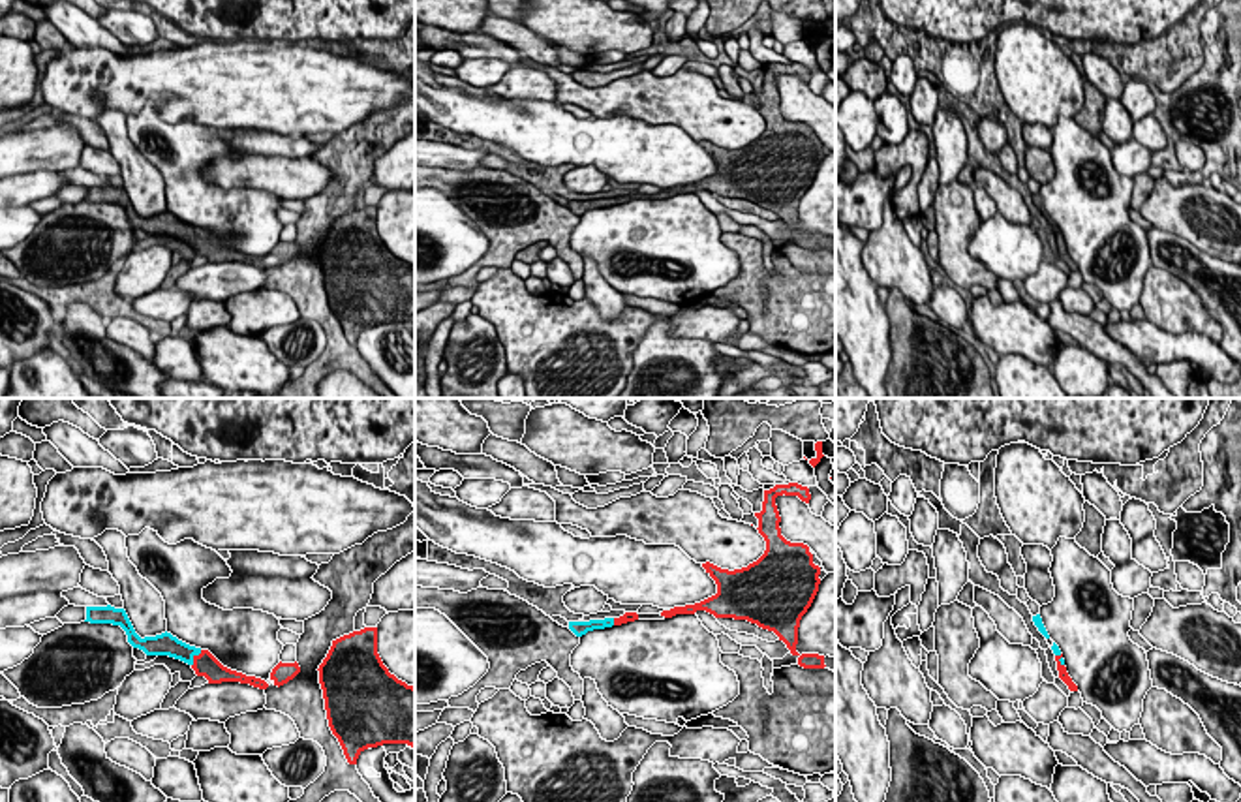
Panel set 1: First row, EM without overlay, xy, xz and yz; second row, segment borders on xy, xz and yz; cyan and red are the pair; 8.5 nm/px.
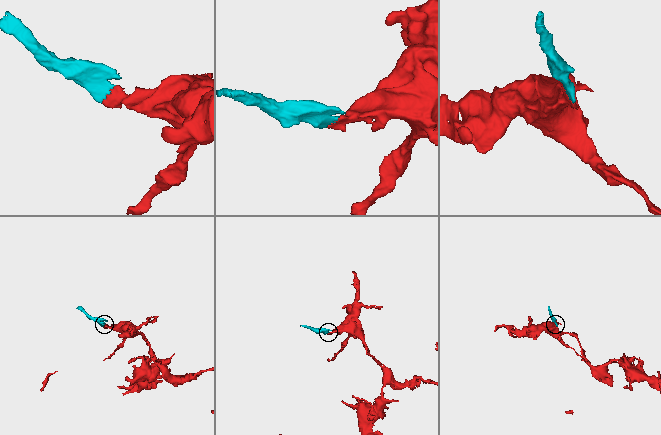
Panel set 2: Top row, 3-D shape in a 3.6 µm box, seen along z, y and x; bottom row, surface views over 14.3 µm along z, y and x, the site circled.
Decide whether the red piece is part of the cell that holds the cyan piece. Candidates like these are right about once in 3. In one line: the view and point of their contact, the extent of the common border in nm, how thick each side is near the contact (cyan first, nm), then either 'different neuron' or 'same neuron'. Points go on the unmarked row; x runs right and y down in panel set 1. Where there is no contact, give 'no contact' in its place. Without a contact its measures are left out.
xy (192, 237) | 170 nm | 190/200 nm | same neuron

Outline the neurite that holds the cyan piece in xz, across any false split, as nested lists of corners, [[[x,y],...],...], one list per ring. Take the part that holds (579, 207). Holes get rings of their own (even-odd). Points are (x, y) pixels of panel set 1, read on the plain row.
[[[625,192],[620,197],[605,197],[605,199],[590,199],[590,201],[569,201],[569,208],[576,216],[582,216],[582,214],[586,214],[588,210],[593,210],[593,208],[621,205],[621,203],[635,201],[635,199],[638,199],[636,192]]]

